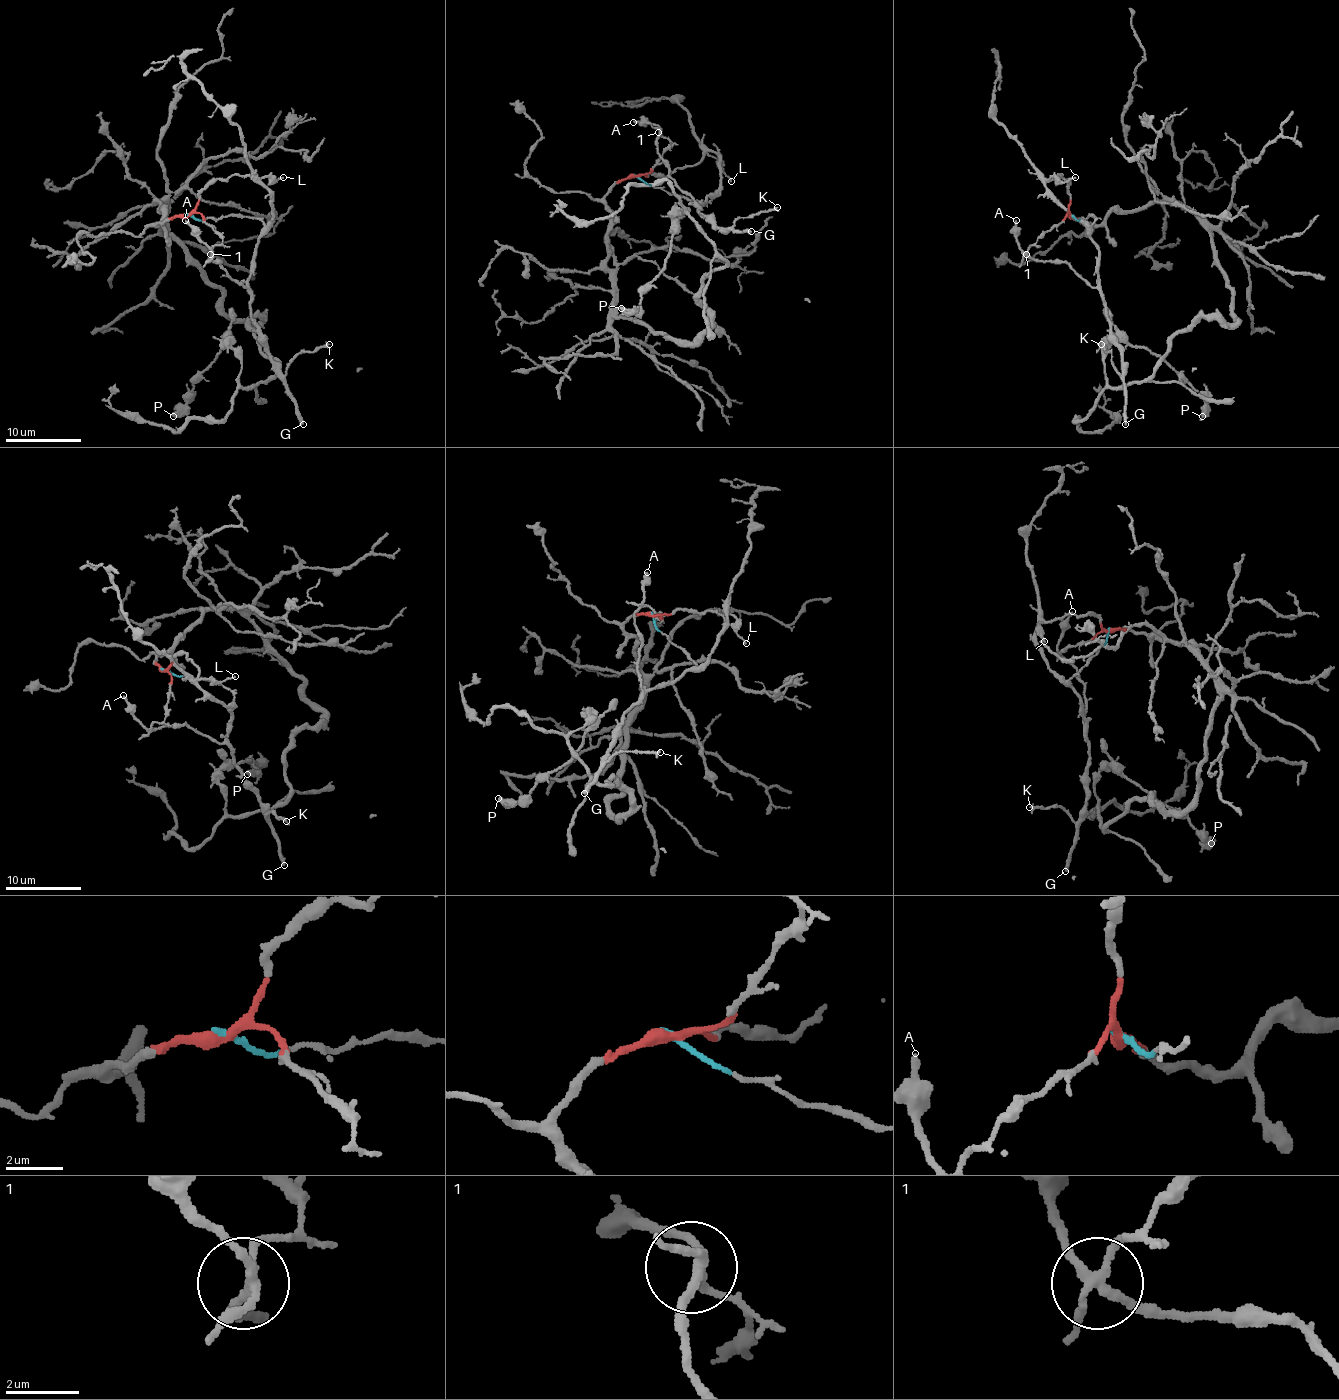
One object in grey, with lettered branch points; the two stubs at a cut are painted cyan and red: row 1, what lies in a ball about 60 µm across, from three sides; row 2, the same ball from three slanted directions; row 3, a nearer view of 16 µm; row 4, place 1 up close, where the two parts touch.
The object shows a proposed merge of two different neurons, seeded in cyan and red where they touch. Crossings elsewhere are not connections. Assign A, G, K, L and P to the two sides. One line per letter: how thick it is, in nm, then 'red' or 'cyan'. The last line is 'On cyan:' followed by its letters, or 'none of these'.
A: calibre 240 nm; cyan
G: calibre 320 nm; cyan
K: calibre 240 nm; cyan
L: calibre 140 nm; red
P: calibre 500 nm; red
On cyan: A, G, K

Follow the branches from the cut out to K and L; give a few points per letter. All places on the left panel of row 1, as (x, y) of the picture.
K: (187, 215), (242, 215), (263, 223), (254, 251), (250, 316), (269, 360), (284, 375), (299, 354), (330, 344)
L: (187, 215), (195, 208), (201, 193), (218, 179), (248, 176), (258, 179), (269, 177), (273, 181), (282, 177)

